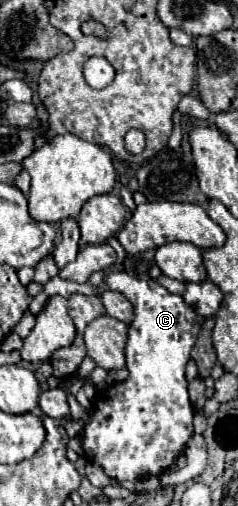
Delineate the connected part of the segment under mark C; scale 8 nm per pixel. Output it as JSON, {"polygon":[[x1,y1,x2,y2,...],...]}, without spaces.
{"polygon":[[112,272,106,278,106,286,110,290,122,292,134,304,134,320,130,324,130,338,128,338,128,372,130,376,122,384,114,384,98,398,94,410,90,412,90,424,84,428,82,434,82,448,84,456,94,464,102,466,104,472,114,480,130,480,136,482,142,476,158,476,168,470,174,460,182,454,188,438,192,436,192,404,188,400,186,390,186,376,184,366,190,360,192,346,196,336,202,328,204,318,190,308,182,296,170,294,164,286,156,280,138,280,124,272]]}

